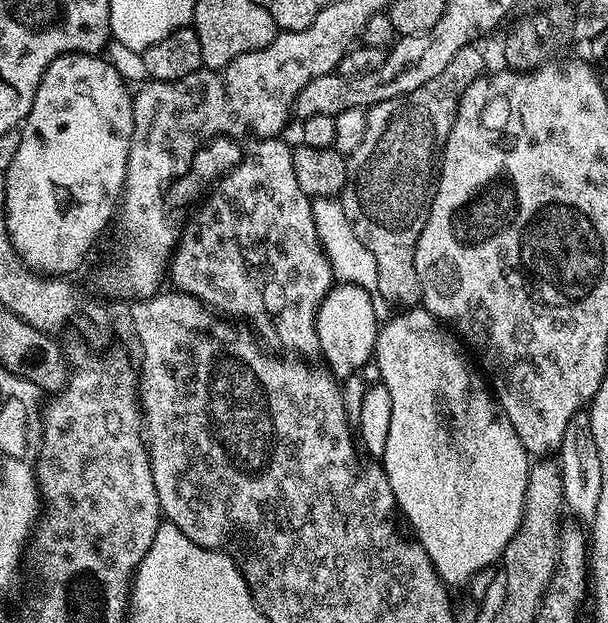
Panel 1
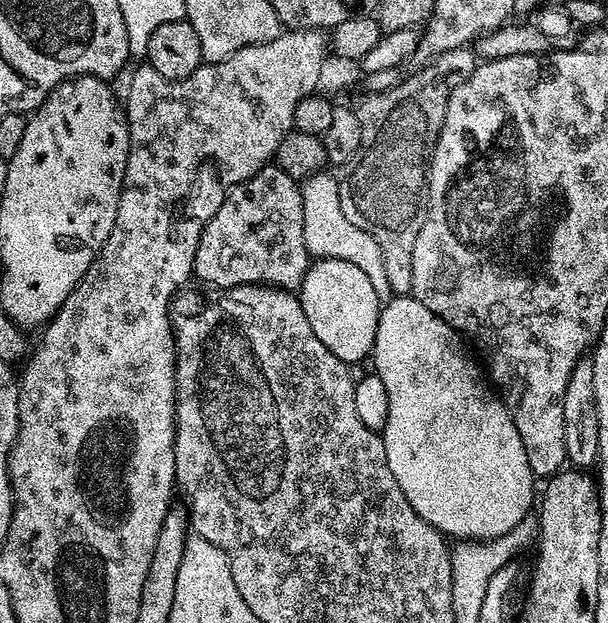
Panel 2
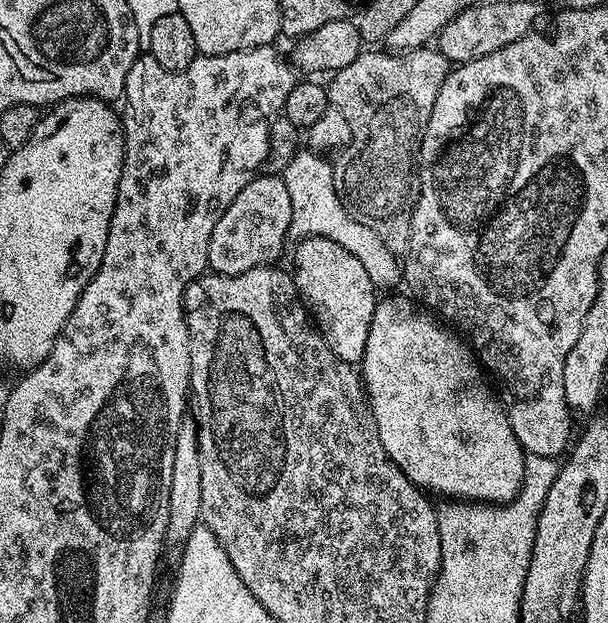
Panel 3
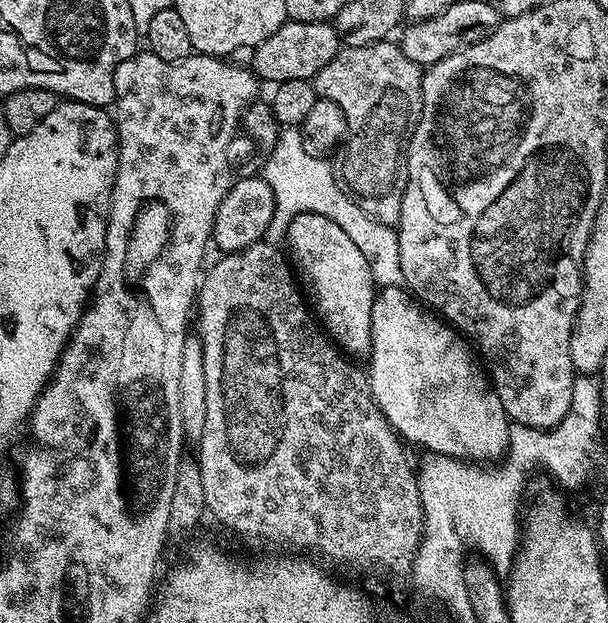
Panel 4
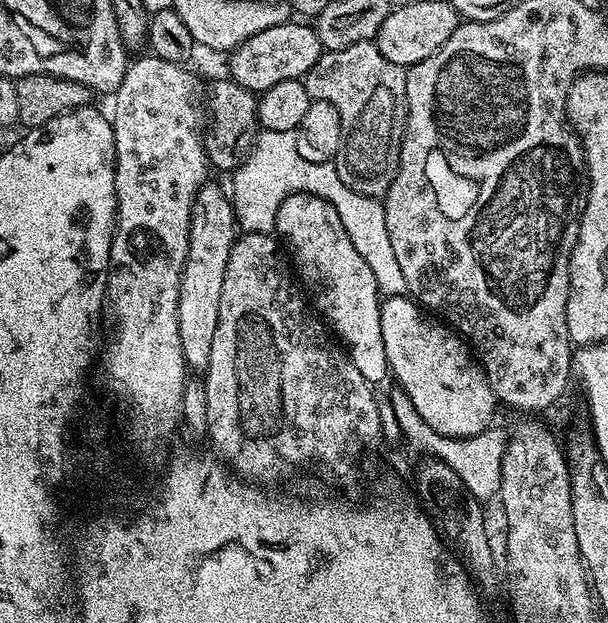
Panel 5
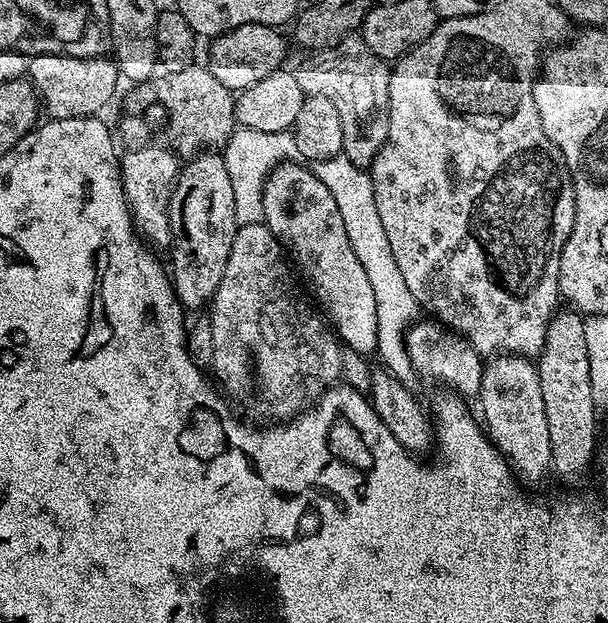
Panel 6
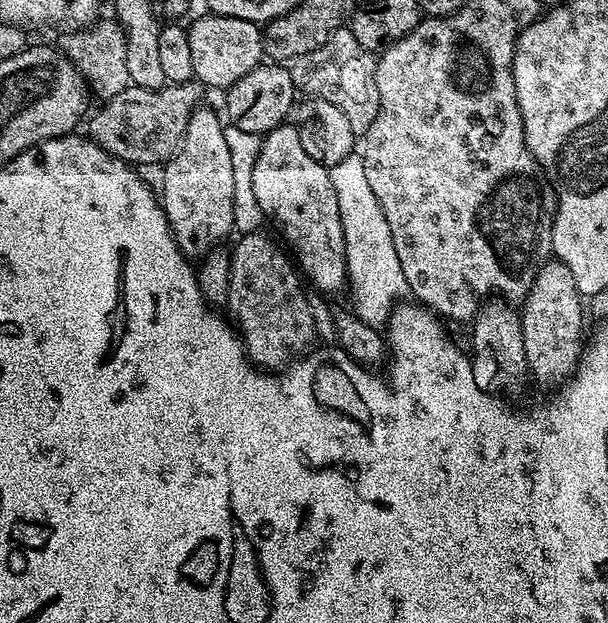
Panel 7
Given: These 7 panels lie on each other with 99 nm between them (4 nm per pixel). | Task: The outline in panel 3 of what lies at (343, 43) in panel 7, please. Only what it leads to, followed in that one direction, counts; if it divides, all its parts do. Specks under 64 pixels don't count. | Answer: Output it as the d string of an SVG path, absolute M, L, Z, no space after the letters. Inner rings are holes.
M425 46L423 48L415 48L412 52L393 52L391 50L383 50L384 52L368 52L361 51L358 58L354 58L354 62L350 62L350 66L346 66L342 70L331 73L330 79L327 81L328 103L333 108L342 110L342 115L346 118L346 122L350 122L350 134L352 141L347 146L344 160L344 169L338 172L338 187L340 190L340 198L344 201L346 210L358 222L362 222L362 226L370 226L370 230L374 230L374 234L378 234L378 238L382 238L382 242L386 242L386 248L393 252L397 258L403 257L407 253L410 246L410 234L412 233L412 219L414 218L414 210L416 209L416 197L418 195L418 157L420 154L420 143L424 137L426 126L430 122L430 110L434 110L434 98L438 98L438 90L442 90L442 82L446 82L450 71L449 60L446 59L440 51L435 47Z

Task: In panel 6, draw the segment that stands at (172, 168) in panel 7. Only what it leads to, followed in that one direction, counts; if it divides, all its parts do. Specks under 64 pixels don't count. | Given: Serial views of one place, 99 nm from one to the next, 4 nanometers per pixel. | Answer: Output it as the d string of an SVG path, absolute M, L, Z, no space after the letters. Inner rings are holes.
M204 150L199 154L191 157L181 167L180 174L176 178L176 185L172 187L172 197L170 198L170 206L168 207L168 217L170 218L170 230L172 231L172 239L170 241L170 249L172 248L172 268L170 264L170 275L172 277L172 287L176 289L176 297L184 305L185 309L200 308L211 305L212 296L218 290L218 286L222 282L222 274L226 274L226 262L230 258L230 246L234 246L234 234L238 227L234 218L234 189L230 182L230 174L226 174L226 162L223 155L217 154L212 150Z

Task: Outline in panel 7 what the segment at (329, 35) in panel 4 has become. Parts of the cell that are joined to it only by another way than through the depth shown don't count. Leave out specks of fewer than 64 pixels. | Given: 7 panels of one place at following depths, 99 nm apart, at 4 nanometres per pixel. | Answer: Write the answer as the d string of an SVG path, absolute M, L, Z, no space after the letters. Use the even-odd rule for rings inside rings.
M203 15L187 25L190 50L194 53L194 77L205 89L230 89L265 59L261 25L233 16Z

